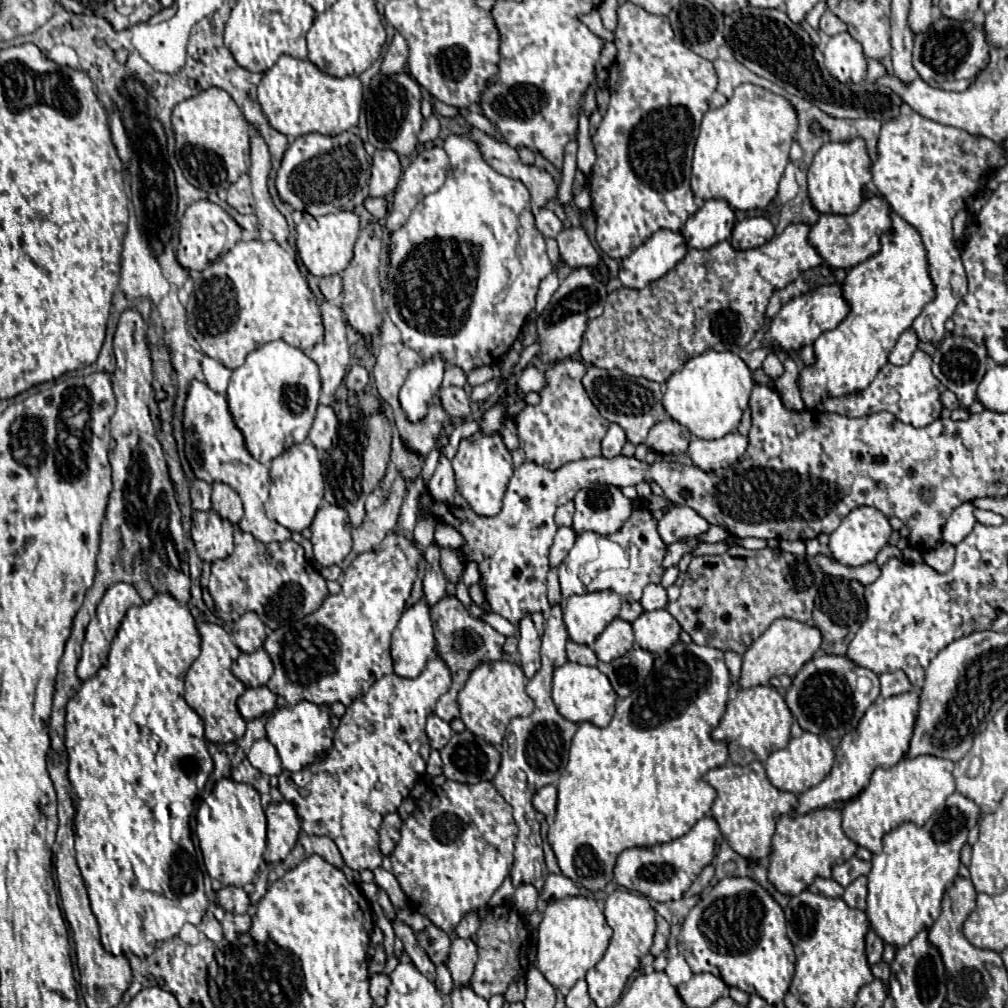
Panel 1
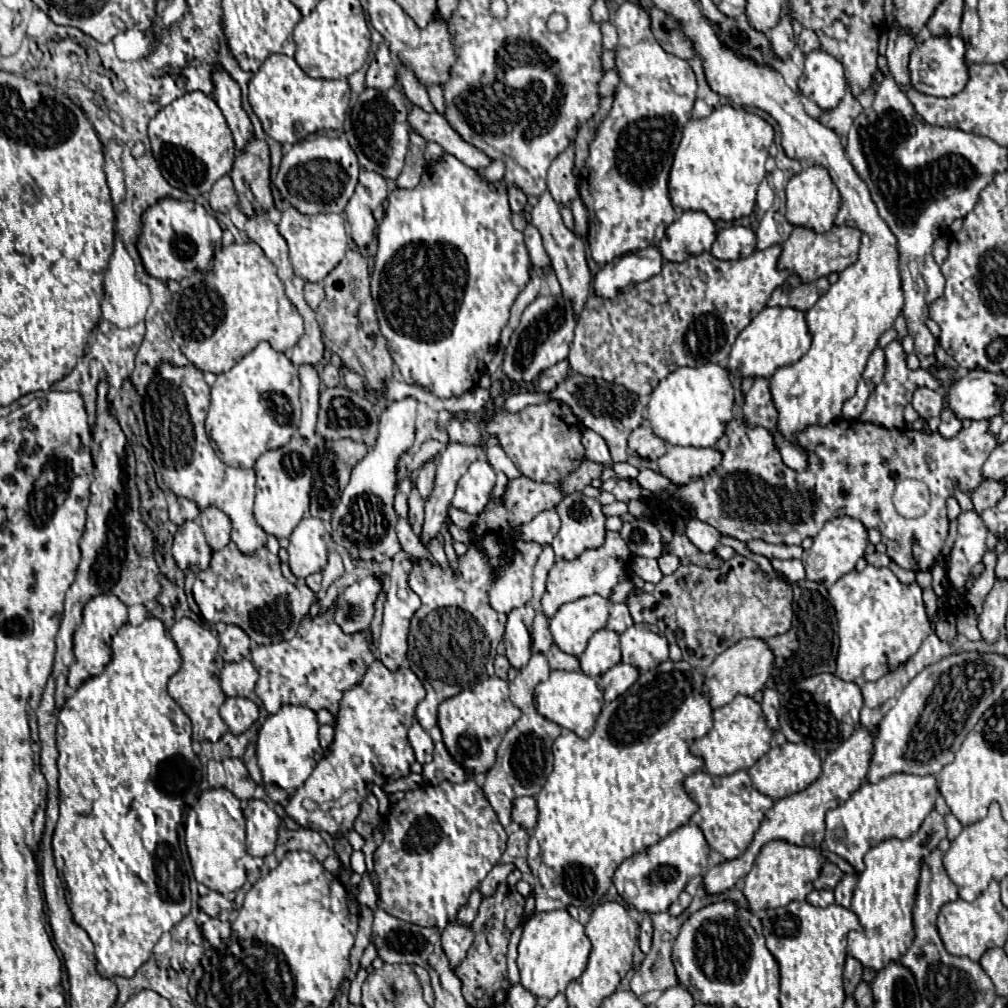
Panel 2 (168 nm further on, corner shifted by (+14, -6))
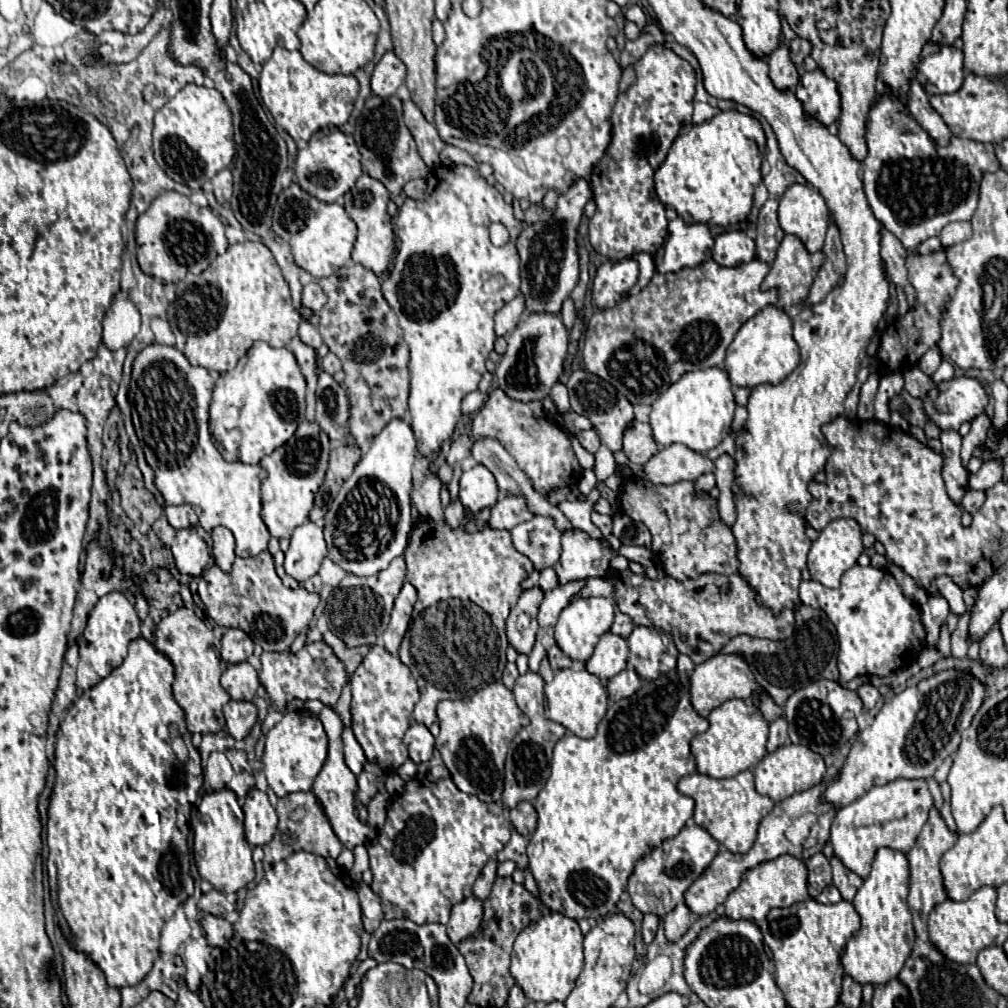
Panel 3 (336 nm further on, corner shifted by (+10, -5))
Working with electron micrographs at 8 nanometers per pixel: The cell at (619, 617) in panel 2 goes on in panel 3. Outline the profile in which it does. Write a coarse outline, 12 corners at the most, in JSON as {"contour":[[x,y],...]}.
{"contour":[[615,613],[611,633],[627,639],[633,631],[633,621],[629,615]]}

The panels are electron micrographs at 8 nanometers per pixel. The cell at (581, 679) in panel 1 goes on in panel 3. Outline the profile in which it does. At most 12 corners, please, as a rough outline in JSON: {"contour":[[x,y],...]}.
{"contour":[[561,669],[545,717],[589,739],[607,711],[595,675]]}

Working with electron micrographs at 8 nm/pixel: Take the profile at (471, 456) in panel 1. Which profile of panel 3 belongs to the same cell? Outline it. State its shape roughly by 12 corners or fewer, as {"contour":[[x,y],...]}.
{"contour":[[475,465],[459,479],[465,509],[493,507],[497,481],[487,467]]}

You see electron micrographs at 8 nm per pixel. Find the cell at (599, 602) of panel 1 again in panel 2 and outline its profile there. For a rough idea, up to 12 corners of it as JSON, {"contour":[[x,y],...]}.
{"contour":[[599,594],[559,608],[549,622],[553,642],[581,656],[605,628],[609,602]]}

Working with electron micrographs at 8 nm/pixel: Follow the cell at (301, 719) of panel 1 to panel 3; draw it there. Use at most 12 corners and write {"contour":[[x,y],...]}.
{"contour":[[319,717],[269,729],[261,771],[277,797],[311,791],[327,759]]}

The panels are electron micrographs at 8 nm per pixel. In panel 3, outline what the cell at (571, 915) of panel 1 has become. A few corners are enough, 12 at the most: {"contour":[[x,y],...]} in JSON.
{"contour":[[543,913],[513,945],[531,1001],[565,1001],[583,969],[575,919]]}

